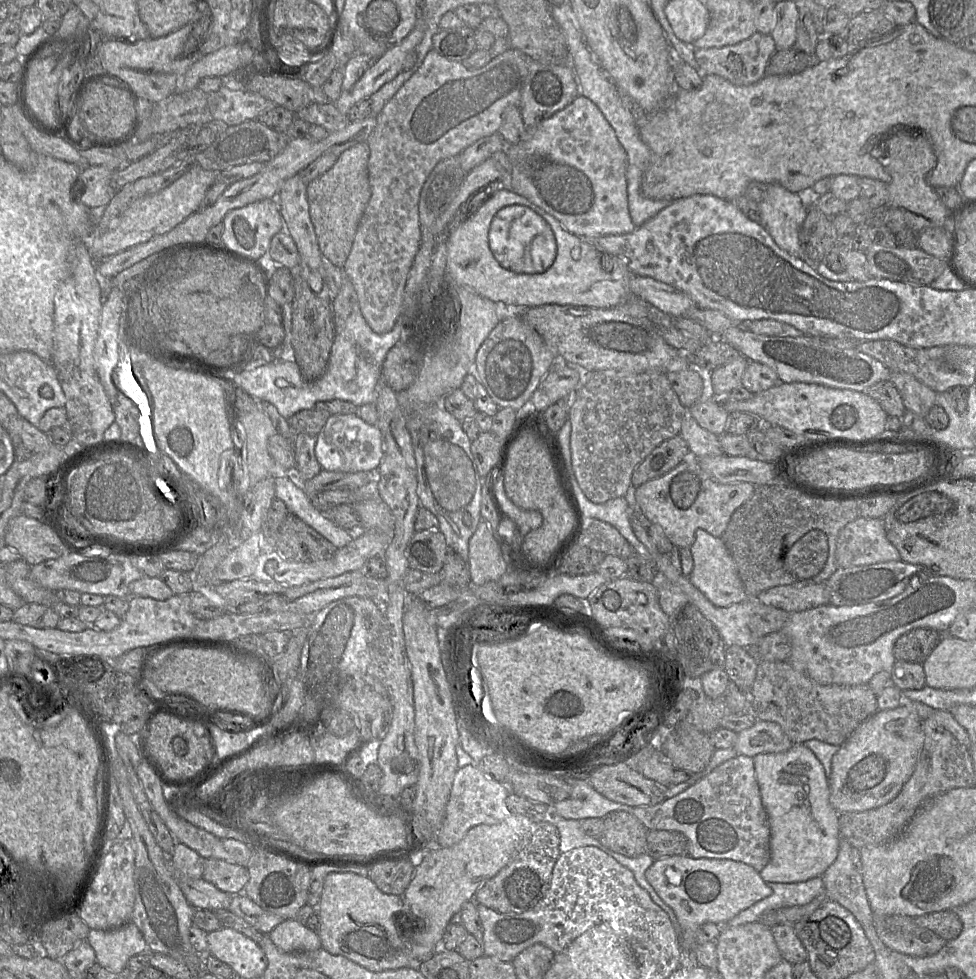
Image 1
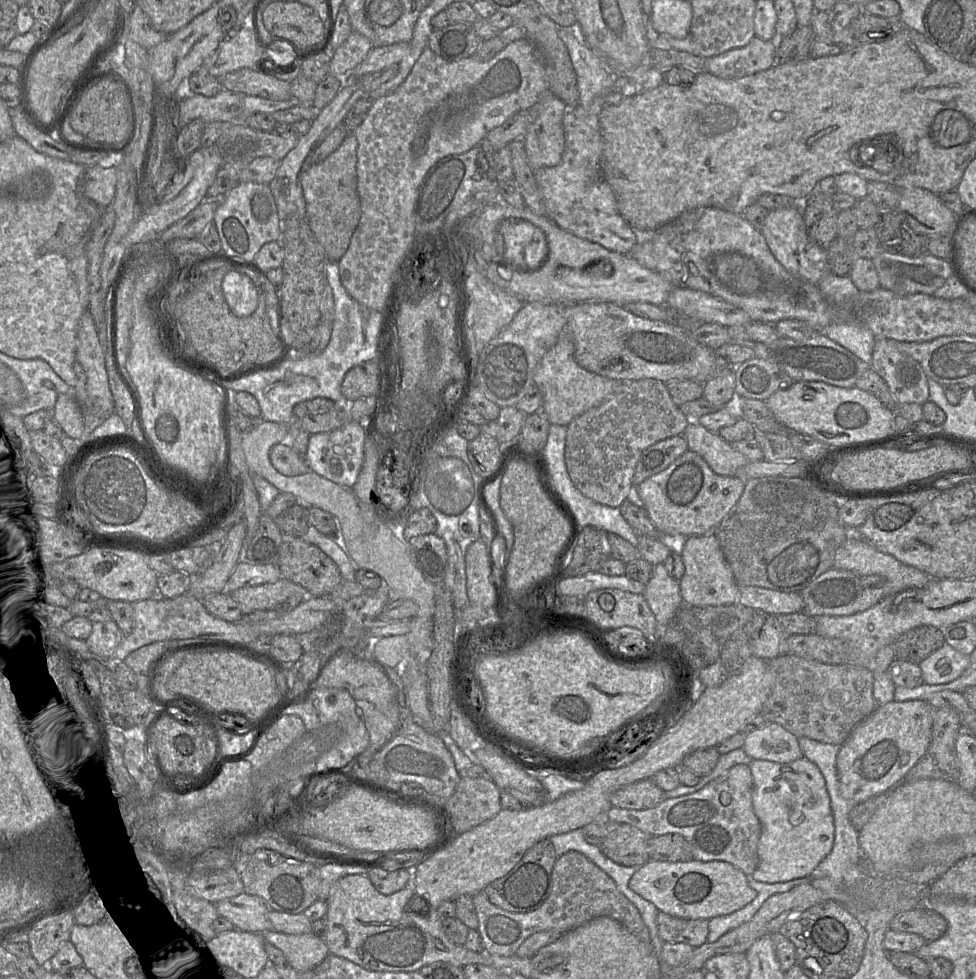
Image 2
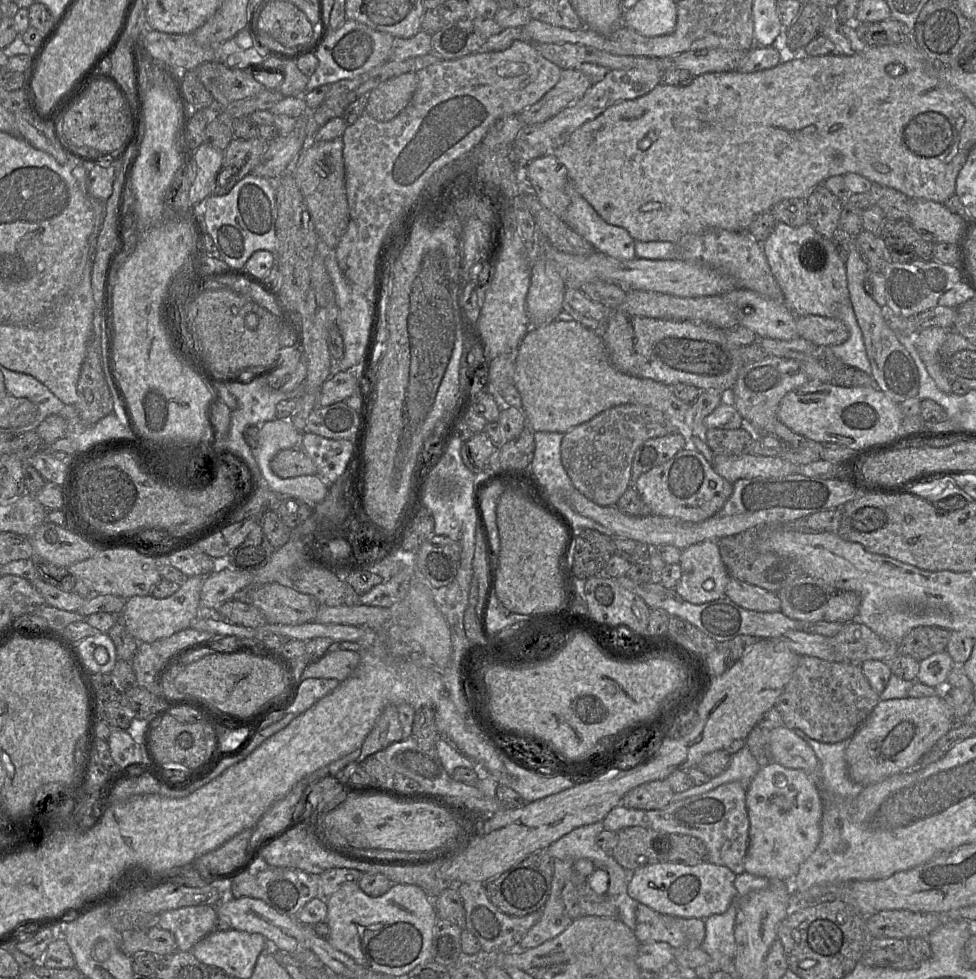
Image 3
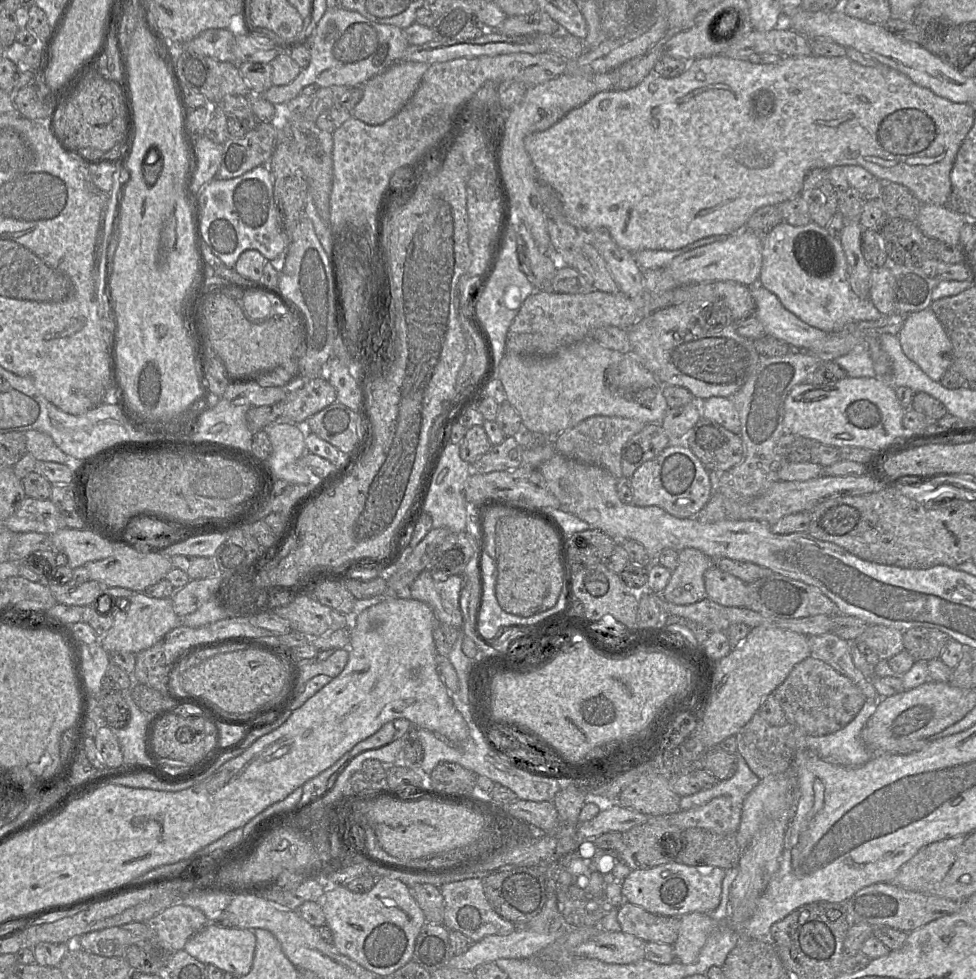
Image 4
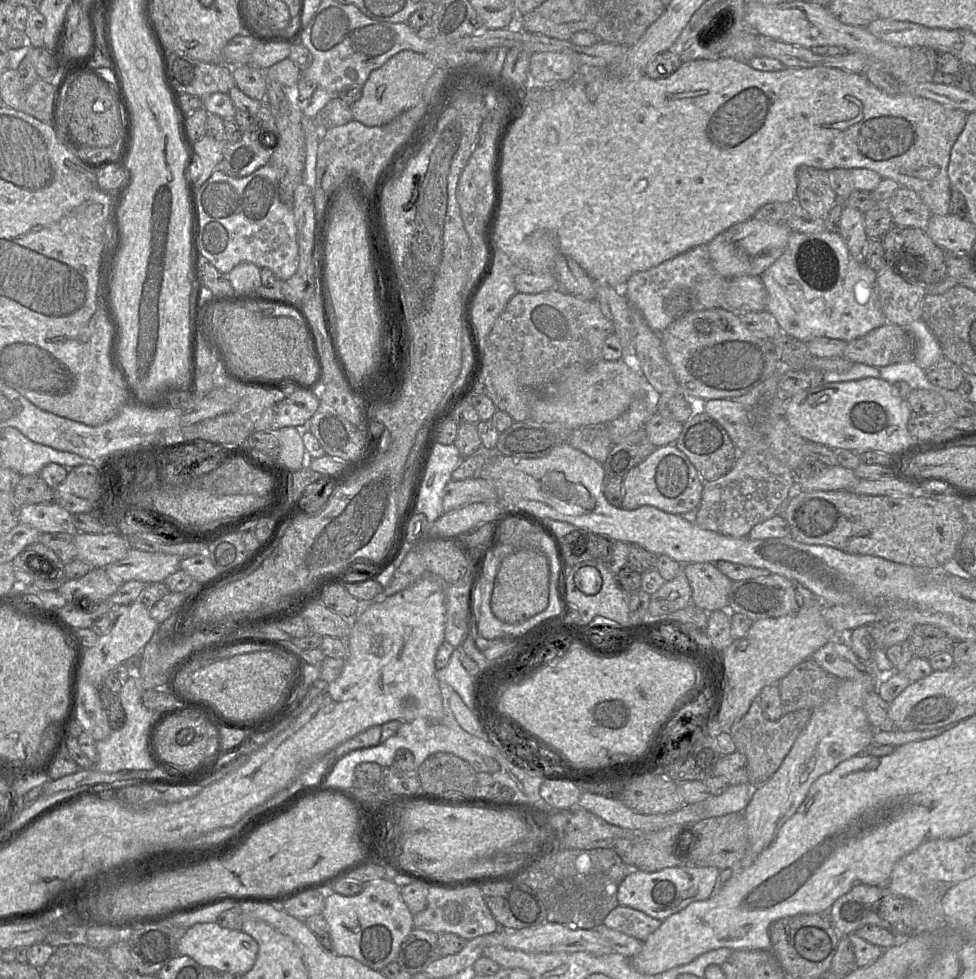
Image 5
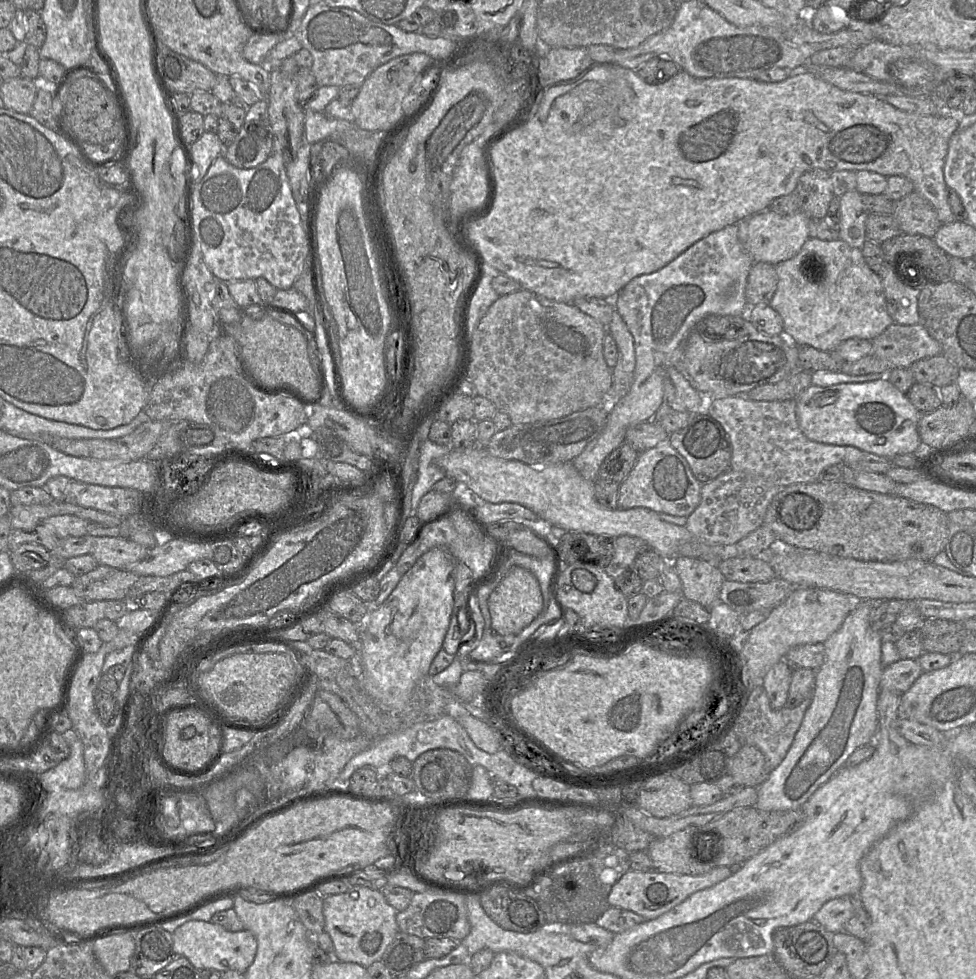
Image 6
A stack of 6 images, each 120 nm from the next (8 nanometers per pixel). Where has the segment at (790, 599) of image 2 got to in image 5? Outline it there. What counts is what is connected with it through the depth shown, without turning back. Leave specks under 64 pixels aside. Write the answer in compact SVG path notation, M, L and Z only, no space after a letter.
M689 563L683 568L692 589L692 604L708 613L727 610L732 580L715 563Z

